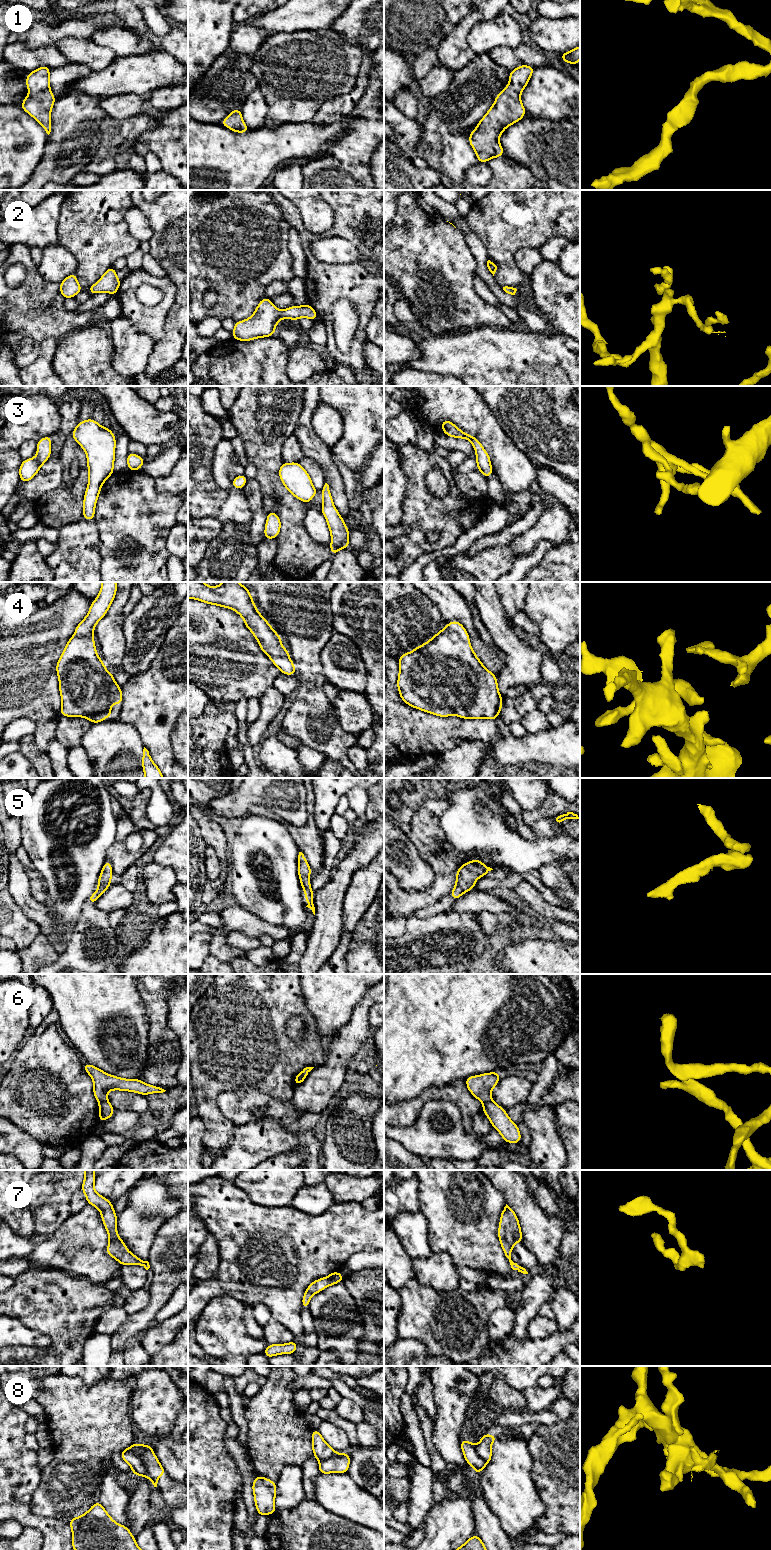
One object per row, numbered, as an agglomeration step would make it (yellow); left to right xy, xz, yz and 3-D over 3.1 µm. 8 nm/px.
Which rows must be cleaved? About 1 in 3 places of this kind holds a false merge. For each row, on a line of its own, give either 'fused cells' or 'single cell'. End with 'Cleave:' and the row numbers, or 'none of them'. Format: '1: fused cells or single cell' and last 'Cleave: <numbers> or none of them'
1: single cell
2: single cell
3: single cell
4: single cell
5: single cell
6: fused cells
7: single cell
8: fused cells
Cleave: 6, 8

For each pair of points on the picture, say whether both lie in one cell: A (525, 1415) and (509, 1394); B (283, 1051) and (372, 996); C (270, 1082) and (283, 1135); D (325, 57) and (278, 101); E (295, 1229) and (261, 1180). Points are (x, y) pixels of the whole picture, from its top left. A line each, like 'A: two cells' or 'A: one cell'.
A: two cells
B: two cells
C: two cells
D: one cell
E: two cells

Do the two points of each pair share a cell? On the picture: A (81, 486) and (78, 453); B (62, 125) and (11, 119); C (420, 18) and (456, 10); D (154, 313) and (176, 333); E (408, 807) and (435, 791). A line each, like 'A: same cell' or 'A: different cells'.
A: same cell
B: different cells
C: same cell
D: different cells
E: same cell

